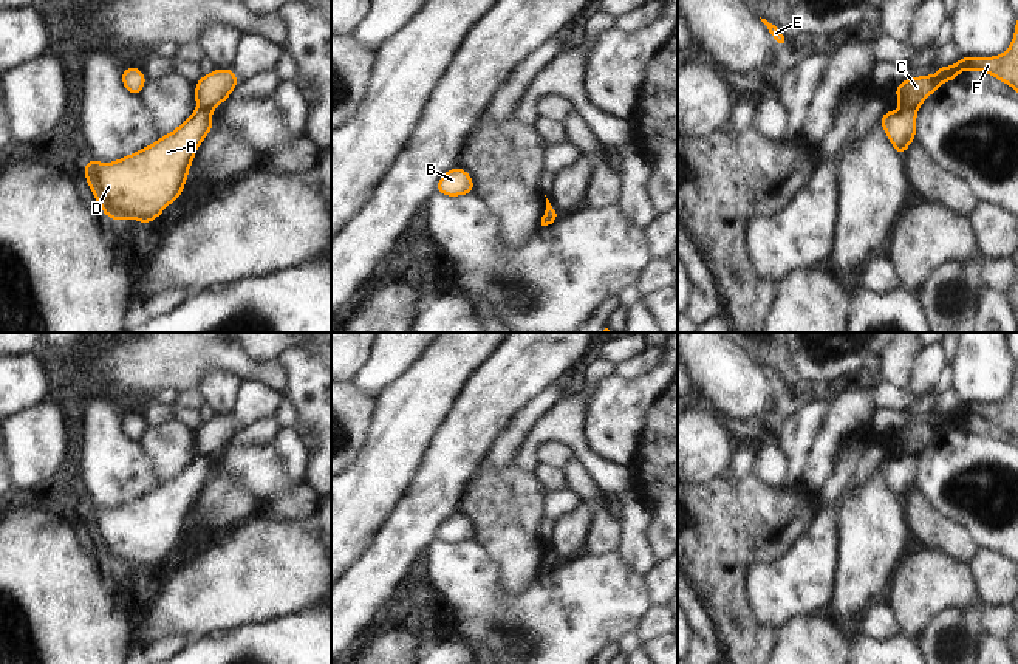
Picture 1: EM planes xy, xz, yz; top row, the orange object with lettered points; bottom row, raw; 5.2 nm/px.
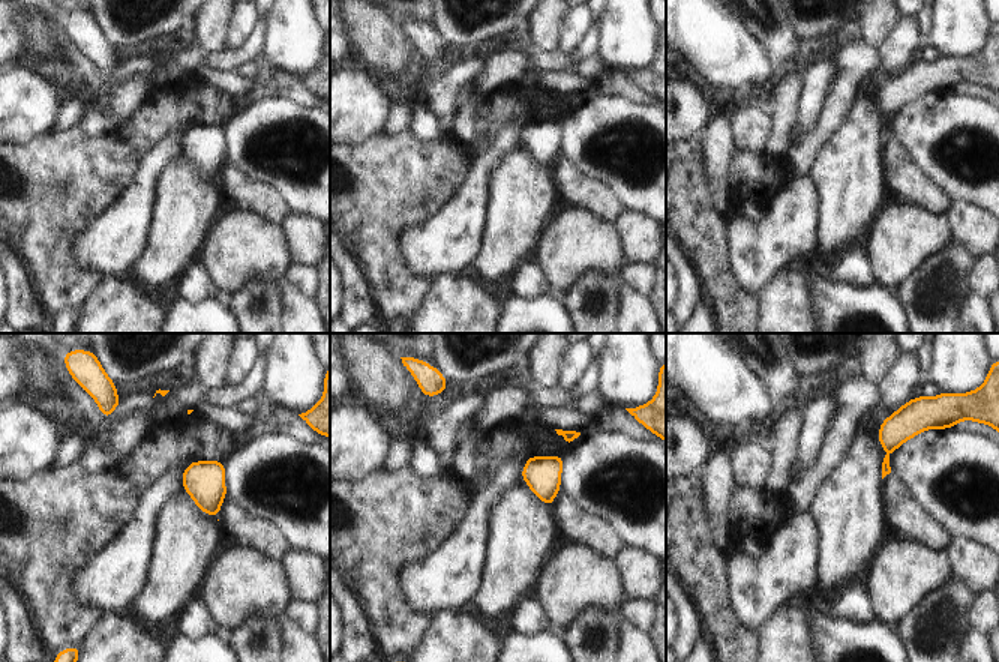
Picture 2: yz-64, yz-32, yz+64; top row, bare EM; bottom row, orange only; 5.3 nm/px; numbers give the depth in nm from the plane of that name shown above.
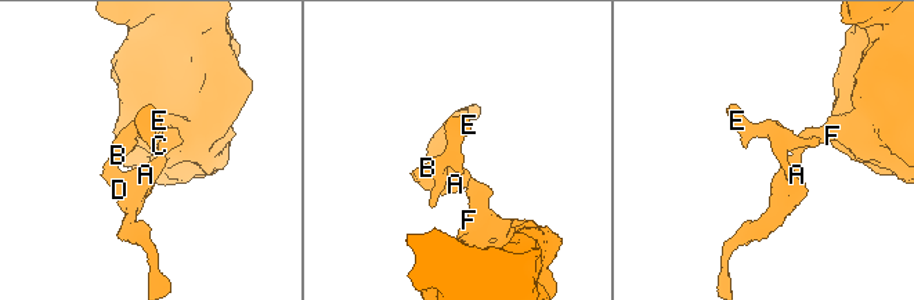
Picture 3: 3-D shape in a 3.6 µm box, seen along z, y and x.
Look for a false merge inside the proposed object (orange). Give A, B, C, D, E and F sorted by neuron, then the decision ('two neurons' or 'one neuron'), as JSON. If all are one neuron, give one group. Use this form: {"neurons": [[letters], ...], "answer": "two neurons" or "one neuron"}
{"neurons": [["A", "B", "D", "E"], ["C", "F"]], "answer": "two neurons"}

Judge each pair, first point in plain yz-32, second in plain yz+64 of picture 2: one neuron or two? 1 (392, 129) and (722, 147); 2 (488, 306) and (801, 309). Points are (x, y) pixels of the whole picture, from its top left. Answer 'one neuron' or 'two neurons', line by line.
1: one neuron
2: one neuron

